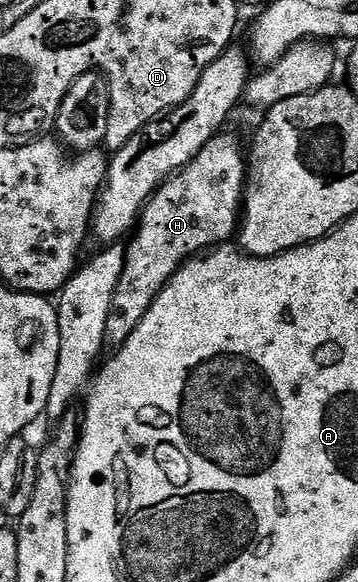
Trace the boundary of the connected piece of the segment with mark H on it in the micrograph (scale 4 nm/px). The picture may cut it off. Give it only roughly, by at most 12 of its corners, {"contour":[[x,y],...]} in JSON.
{"contour":[[212,137],[142,207],[109,307],[121,348],[187,260],[235,239],[248,160]]}

